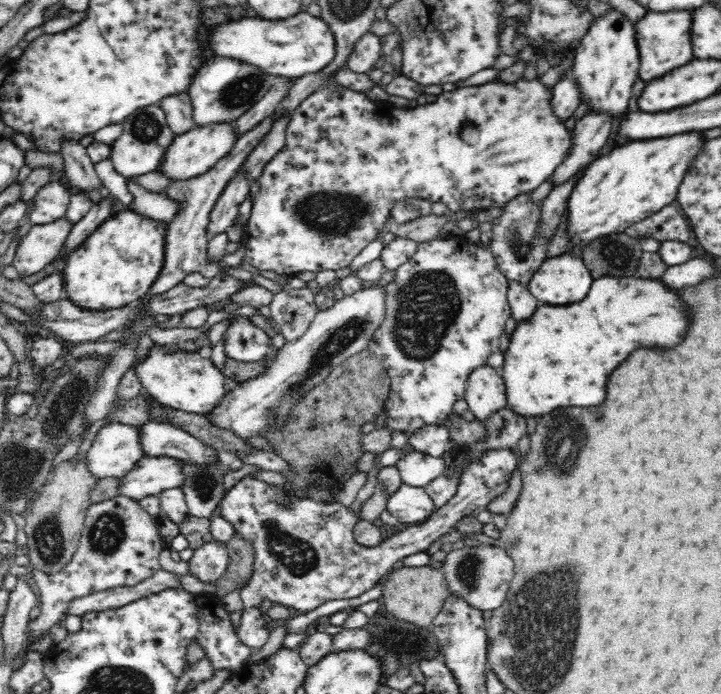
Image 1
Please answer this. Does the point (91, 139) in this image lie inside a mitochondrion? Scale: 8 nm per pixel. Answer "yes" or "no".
no

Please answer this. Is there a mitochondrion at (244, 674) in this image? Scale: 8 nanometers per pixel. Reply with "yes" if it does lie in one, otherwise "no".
no

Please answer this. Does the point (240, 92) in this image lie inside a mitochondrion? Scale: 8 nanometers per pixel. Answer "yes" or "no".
yes

